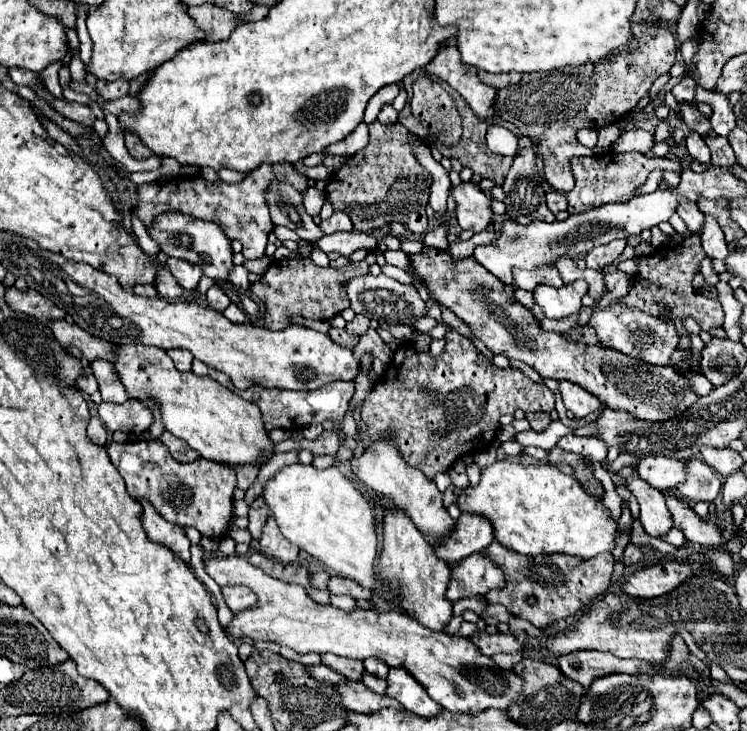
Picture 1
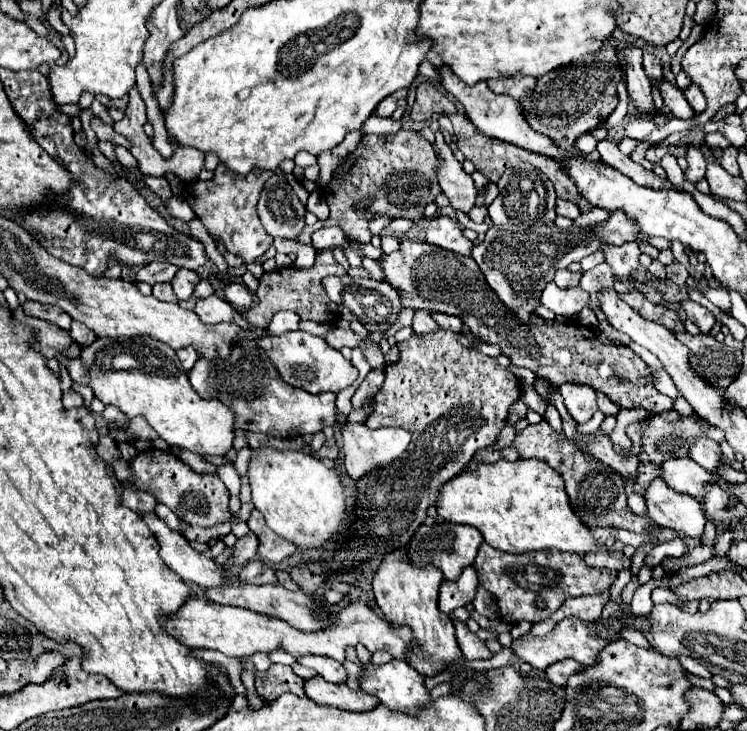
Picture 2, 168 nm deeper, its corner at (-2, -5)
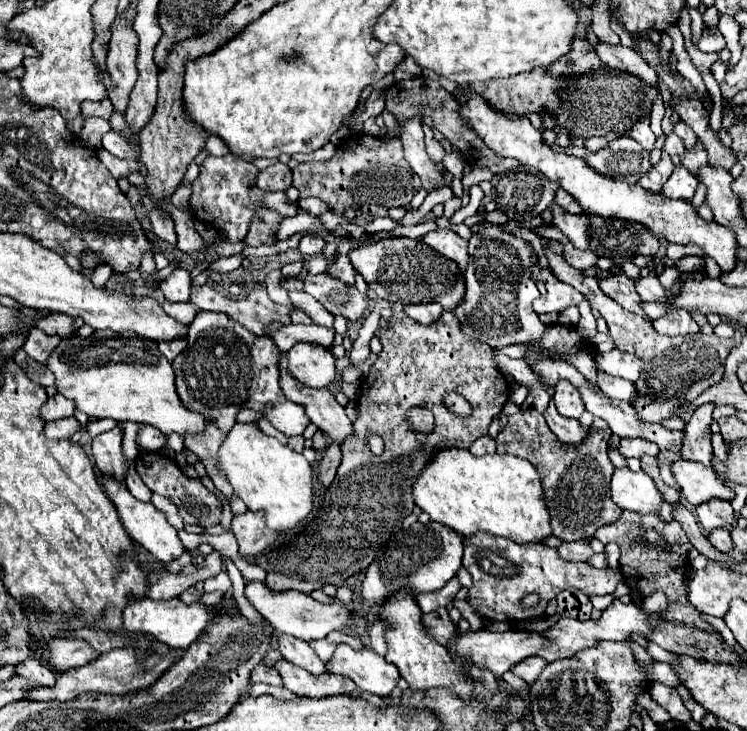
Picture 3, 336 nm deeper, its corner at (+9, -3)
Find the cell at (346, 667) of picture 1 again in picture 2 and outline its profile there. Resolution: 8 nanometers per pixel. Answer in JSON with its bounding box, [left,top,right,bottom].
[298,656,346,684]

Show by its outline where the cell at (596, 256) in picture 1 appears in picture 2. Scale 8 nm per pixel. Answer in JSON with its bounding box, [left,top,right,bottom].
[580,262,614,310]

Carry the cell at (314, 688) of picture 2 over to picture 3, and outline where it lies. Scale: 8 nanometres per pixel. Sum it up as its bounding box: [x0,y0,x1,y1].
[275,660,355,698]

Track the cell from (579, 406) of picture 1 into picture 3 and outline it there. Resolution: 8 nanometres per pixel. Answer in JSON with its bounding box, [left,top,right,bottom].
[553,380,585,418]

